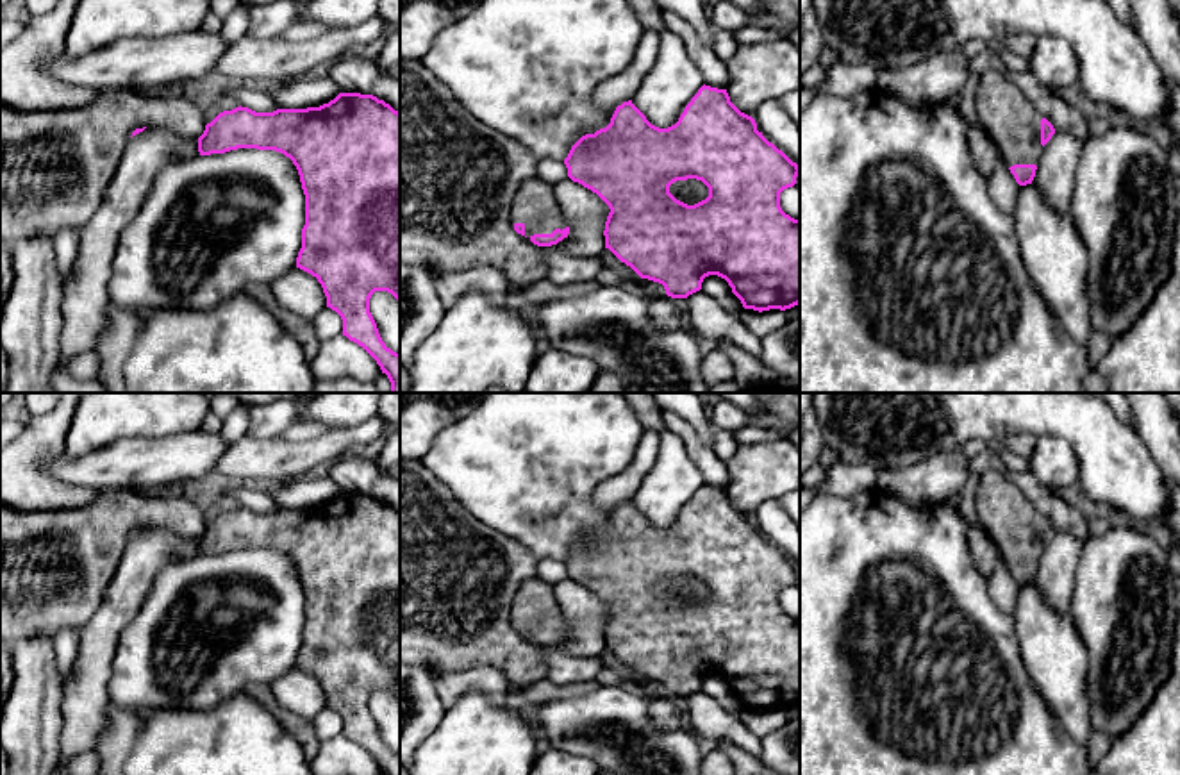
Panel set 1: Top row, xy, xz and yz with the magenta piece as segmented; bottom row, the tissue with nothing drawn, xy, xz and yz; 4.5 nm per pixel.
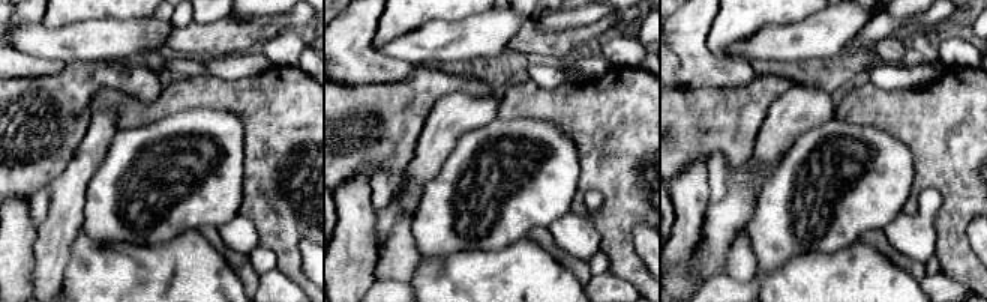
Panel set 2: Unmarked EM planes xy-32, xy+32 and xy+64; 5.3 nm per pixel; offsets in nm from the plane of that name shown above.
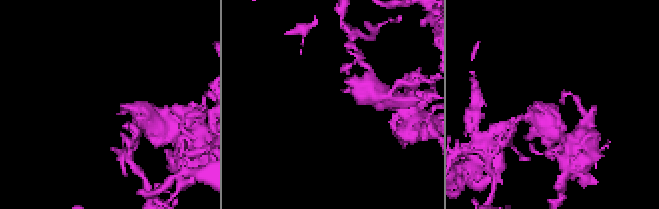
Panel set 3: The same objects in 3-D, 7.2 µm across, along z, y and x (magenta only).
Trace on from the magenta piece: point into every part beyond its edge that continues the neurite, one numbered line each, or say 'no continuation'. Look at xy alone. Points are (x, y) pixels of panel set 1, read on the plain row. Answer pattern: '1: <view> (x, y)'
1: xy (56, 566)

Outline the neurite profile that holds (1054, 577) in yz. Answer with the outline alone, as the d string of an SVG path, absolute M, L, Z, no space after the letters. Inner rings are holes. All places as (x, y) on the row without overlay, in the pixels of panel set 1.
M1059 532L1044 545L1032 584L1041 591L1046 604L1059 614L1068 612L1075 568L1080 561L1084 543L1068 532Z

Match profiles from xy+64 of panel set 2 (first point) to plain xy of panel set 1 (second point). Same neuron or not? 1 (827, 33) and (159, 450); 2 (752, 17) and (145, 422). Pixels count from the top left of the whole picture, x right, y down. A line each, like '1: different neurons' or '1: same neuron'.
1: same neuron
2: same neuron

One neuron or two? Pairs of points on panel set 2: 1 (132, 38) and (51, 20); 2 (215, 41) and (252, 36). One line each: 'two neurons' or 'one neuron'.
1: two neurons
2: one neuron

